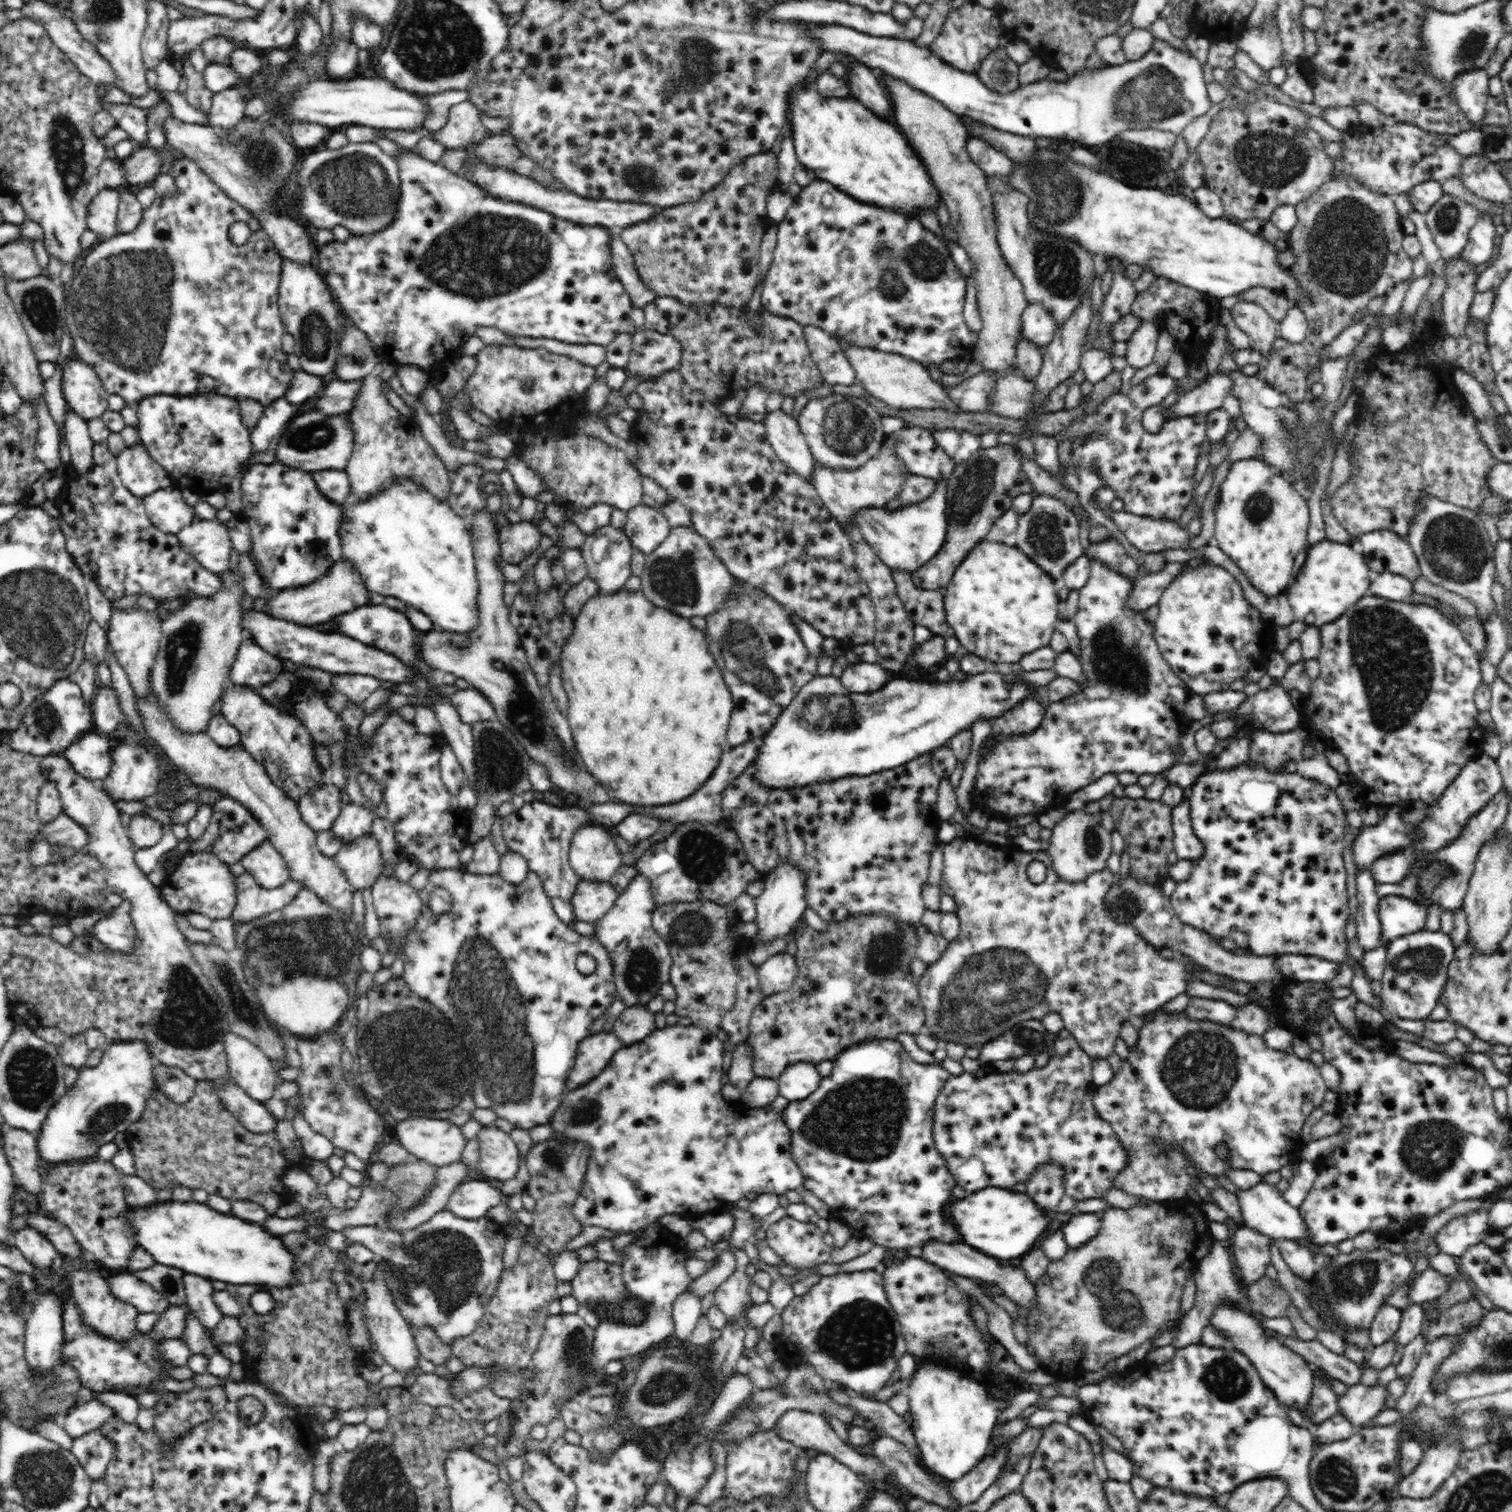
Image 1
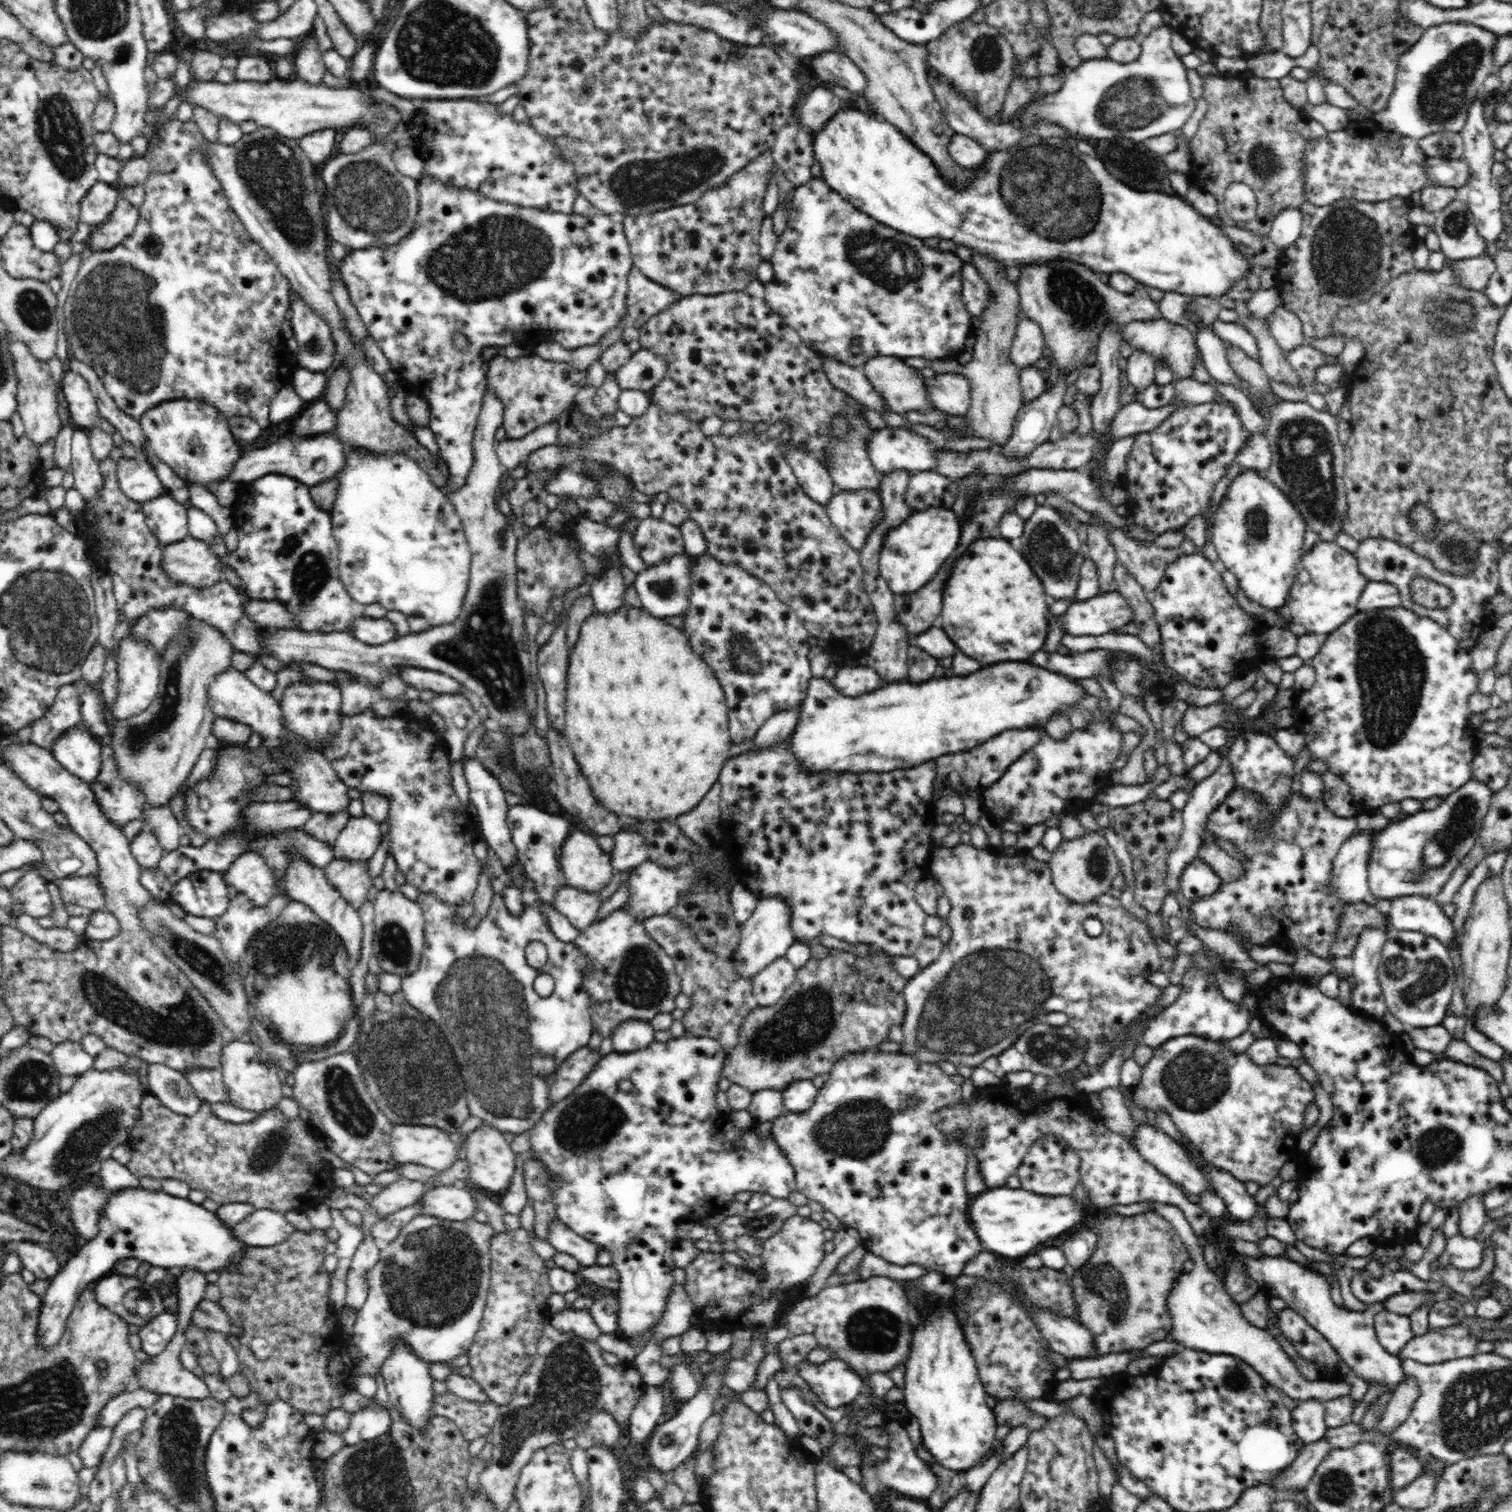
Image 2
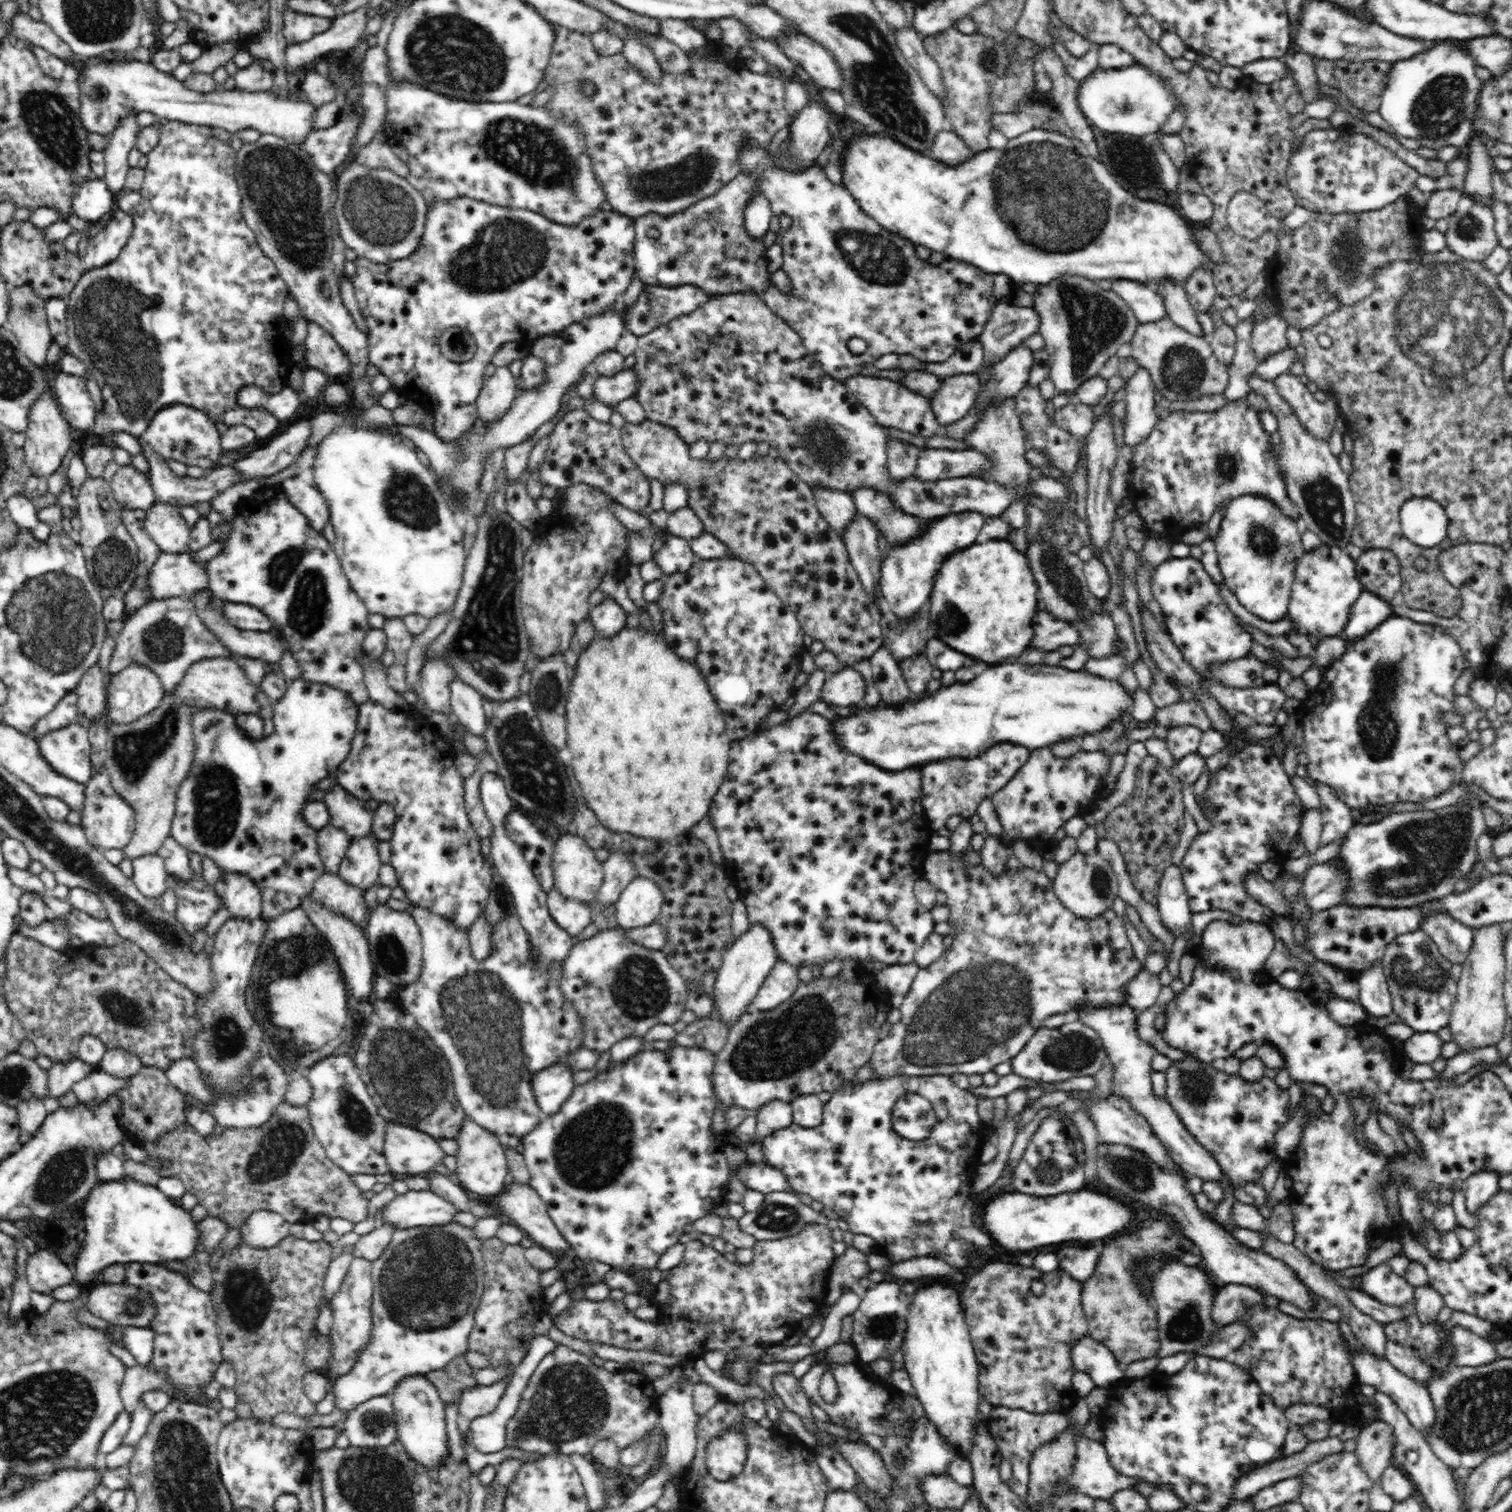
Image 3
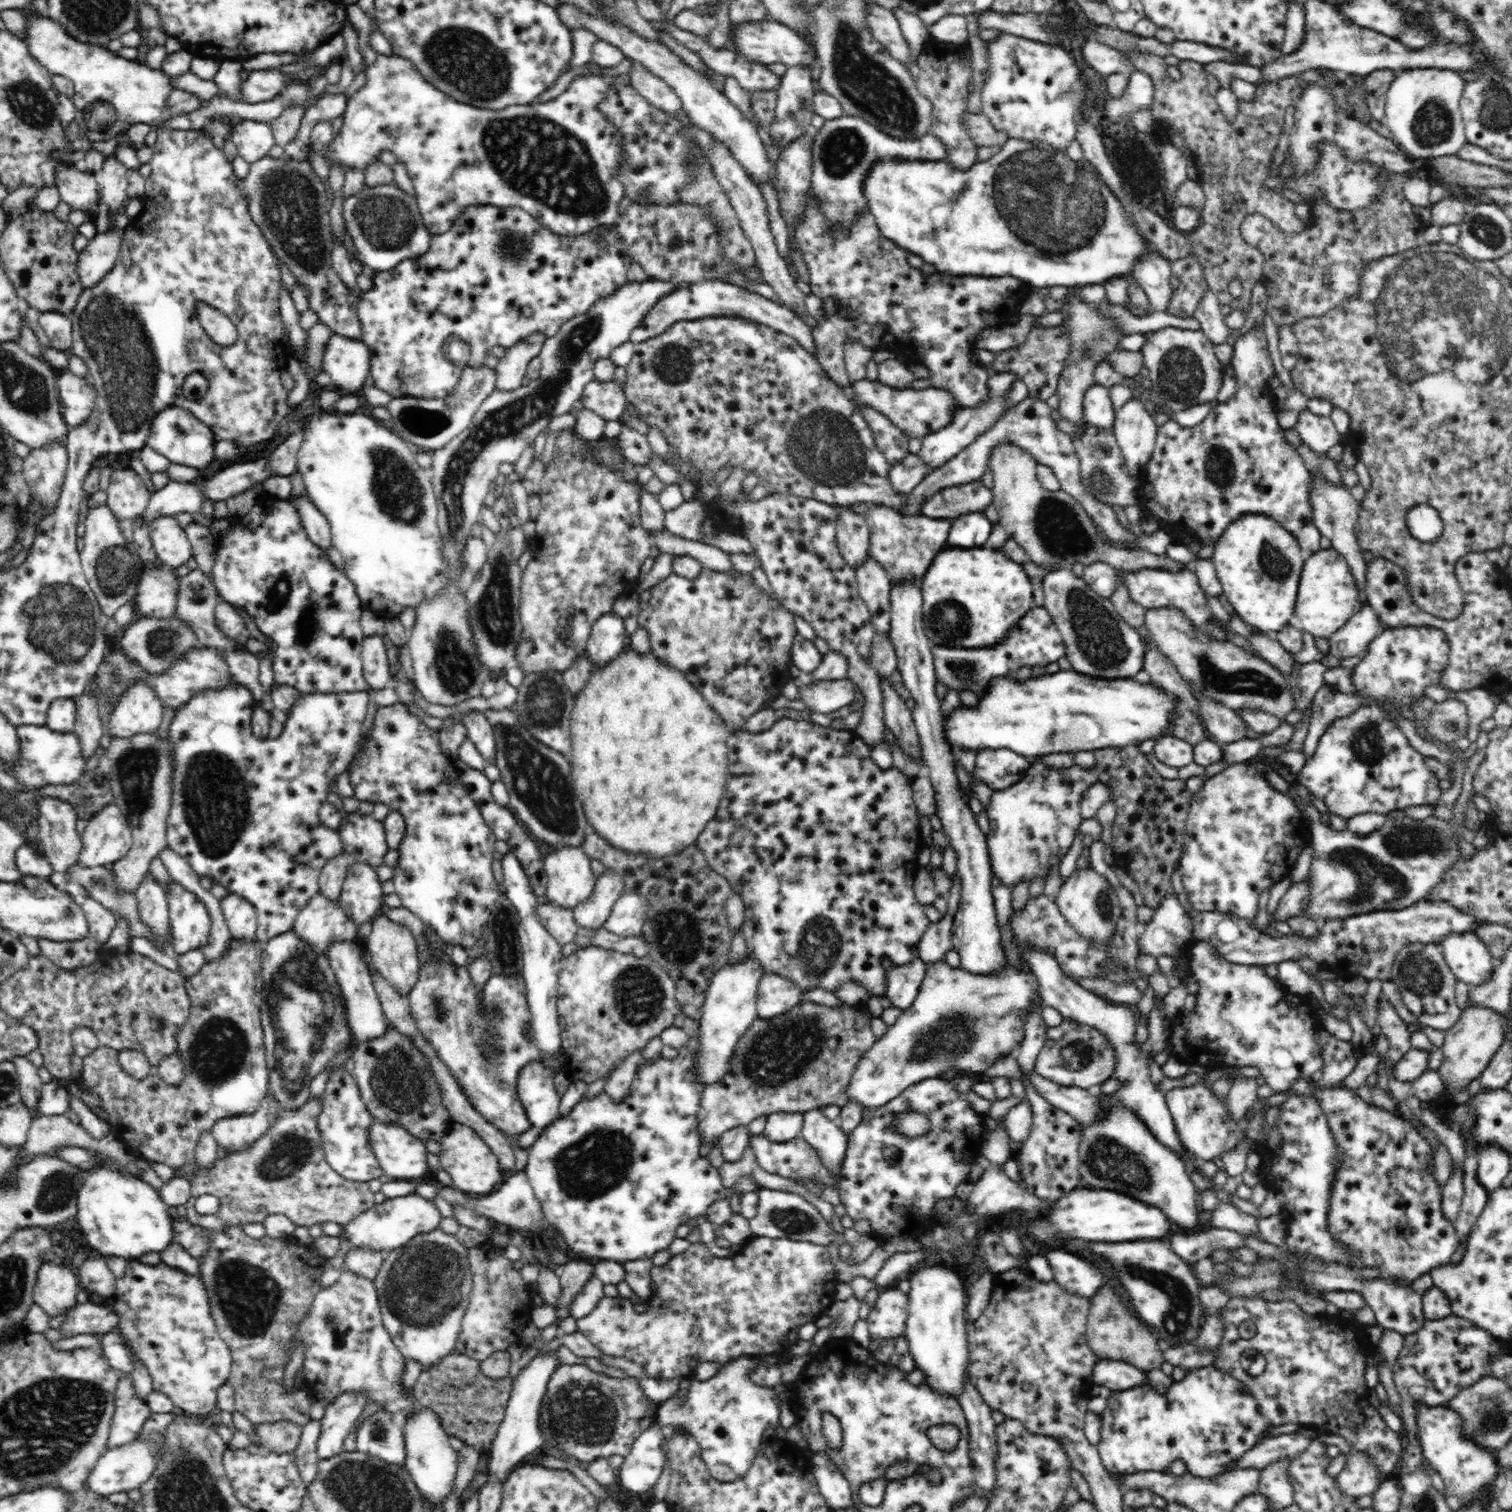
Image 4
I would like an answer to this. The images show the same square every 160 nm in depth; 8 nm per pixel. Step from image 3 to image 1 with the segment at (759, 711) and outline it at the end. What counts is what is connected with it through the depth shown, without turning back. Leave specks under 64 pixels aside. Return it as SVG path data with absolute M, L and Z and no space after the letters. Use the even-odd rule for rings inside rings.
M747 583L736 584L734 592L730 592L728 602L722 605L718 612L708 615L705 619L706 628L703 632L710 655L720 668L733 698L733 711L726 734L728 745L735 747L743 742L760 739L778 720L786 706L796 698L798 690L818 674L818 659L809 654L785 606Z

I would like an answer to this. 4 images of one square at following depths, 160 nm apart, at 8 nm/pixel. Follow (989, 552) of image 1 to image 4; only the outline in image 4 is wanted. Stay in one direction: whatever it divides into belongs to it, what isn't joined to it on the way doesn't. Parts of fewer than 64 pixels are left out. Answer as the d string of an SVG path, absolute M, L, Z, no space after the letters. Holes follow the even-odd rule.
M945 548L920 580L926 636L946 648L980 648L998 644L1032 608L1032 584L1024 568L998 550Z

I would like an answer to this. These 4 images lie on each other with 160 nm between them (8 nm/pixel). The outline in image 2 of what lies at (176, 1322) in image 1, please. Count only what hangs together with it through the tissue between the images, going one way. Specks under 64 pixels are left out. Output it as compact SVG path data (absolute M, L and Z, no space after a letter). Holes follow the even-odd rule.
M176 1311L174 1314L164 1312L140 1327L137 1334L141 1340L141 1349L146 1354L155 1357L160 1352L164 1352L176 1332L176 1317Z

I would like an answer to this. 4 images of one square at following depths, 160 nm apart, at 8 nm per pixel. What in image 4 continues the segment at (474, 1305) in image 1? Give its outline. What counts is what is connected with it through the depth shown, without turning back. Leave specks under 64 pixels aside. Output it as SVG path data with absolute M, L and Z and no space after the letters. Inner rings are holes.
M440 1229L417 1234L408 1244L386 1254L373 1284L380 1301L382 1323L406 1362L417 1360L428 1368L446 1355L458 1352L461 1320L469 1307L471 1291L474 1288L467 1254L468 1248L454 1234L442 1232ZM342 1392L325 1408L317 1440L318 1458L326 1460L343 1451L344 1439L368 1402L361 1392Z

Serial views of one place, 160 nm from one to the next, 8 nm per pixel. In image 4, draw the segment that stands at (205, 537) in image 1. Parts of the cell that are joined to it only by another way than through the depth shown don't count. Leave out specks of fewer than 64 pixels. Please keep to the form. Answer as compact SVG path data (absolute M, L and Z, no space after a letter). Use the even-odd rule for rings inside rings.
M164 565L146 568L141 575L136 597L131 601L136 603L136 614L139 618L172 618L177 608L178 586L180 580L174 575L174 569Z

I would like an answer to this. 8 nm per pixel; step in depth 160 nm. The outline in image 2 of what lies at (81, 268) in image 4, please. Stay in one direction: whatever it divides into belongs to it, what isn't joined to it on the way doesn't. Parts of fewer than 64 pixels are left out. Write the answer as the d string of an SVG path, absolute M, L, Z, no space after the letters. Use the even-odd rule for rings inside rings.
M120 197L108 220L90 234L88 251L102 252L118 246L134 232L138 219L138 207Z

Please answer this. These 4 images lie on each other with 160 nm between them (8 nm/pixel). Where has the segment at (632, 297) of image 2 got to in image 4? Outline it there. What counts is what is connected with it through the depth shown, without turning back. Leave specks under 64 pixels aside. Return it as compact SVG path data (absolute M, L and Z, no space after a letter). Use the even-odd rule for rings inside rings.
M718 279L684 284L674 290L674 292L662 296L650 308L650 312L646 312L642 325L632 330L629 341L638 344L662 334L672 324L681 321L701 320L708 316L738 316L748 321L766 325L776 332L782 332L794 337L802 348L805 348L816 357L816 343L814 343L814 337L812 337L812 329L794 311L785 305L774 303L758 293L750 292L744 287L733 285L725 280L719 281Z

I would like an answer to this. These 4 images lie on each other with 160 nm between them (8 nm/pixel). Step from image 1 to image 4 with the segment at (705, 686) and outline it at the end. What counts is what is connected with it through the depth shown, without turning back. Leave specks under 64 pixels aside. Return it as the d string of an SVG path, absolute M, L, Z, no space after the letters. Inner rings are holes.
M628 647L612 662L602 667L594 667L588 676L586 686L580 694L576 694L574 708L571 714L570 742L572 742L572 778L576 794L584 806L588 822L594 830L608 840L614 848L619 848L631 854L649 854L649 856L670 856L682 852L685 848L697 844L697 838L702 834L710 820L714 818L716 810L722 801L726 790L727 770L729 763L729 748L727 745L729 730L718 716L718 713L706 702L705 696L694 688L694 685L678 669L658 661L658 657L647 653L637 654L632 647Z

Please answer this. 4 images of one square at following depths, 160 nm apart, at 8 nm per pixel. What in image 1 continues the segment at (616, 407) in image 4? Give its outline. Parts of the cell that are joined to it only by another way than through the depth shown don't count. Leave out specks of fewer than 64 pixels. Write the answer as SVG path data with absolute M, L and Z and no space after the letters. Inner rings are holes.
M638 328L632 335L633 348L626 373L636 378L662 376L675 370L682 356L682 345L670 334Z

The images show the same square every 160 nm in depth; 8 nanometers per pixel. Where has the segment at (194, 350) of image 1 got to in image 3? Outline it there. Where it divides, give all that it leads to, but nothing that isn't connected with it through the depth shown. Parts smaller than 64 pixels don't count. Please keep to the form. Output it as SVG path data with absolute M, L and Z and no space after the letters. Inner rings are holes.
M178 121L163 122L158 138L156 148L152 148L147 154L148 162L145 167L144 181L138 191L141 201L132 215L133 231L126 246L120 252L120 256L110 264L106 264L102 268L87 270L66 297L68 301L67 334L69 336L66 352L77 356L84 363L90 376L99 384L103 400L102 410L97 411L94 426L88 432L90 436L106 442L110 432L127 432L138 437L146 430L157 411L172 404L186 404L192 408L206 411L207 415L223 429L243 424L256 433L257 439L266 439L278 430L278 424L280 424L278 417L274 416L270 409L246 408L244 405L240 405L236 401L236 394L246 386L256 386L266 394L278 394L286 386L288 373L295 365L289 341L282 333L284 328L282 312L284 312L284 302L290 296L289 288L286 281L278 274L274 261L268 258L260 248L254 231L248 227L244 215L242 215L242 207L240 207L242 194L235 178L234 166L237 150L215 137L209 127Z

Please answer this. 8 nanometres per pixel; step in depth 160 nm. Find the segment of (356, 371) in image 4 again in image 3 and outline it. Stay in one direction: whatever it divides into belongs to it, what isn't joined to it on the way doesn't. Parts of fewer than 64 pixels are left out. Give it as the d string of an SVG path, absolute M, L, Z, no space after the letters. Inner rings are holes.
M309 322L308 333L305 338L306 365L308 368L316 368L330 376L346 376L350 374L350 362L348 355L338 346L336 339L314 322Z

